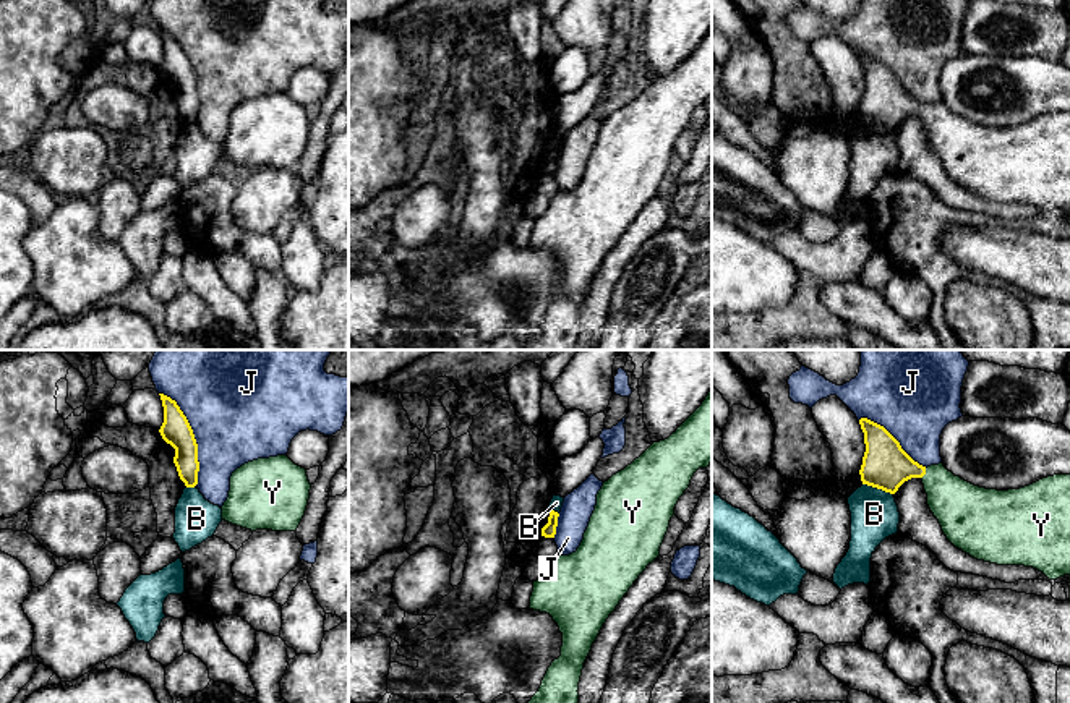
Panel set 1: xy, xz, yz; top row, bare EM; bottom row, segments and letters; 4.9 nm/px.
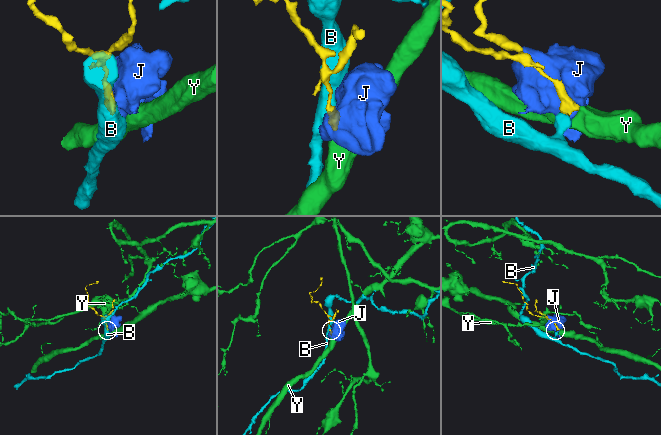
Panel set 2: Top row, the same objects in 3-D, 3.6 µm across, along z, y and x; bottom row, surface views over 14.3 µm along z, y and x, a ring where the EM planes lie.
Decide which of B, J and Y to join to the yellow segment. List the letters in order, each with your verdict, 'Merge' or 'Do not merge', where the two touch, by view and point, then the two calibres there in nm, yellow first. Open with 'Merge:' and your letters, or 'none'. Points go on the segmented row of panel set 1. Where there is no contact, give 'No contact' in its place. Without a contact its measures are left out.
Merge: Y
B: Do not merge. Touches yellow at yz (877, 488). Thickness 240 nm (yellow) against 240 nm
J: Do not merge. Touches yellow at xy (193, 436). Thickness 150 nm (yellow) against 480 nm
Y: Merge. Touches yellow at yz (924, 473). Thickness 240 nm (yellow) against 260 nm

